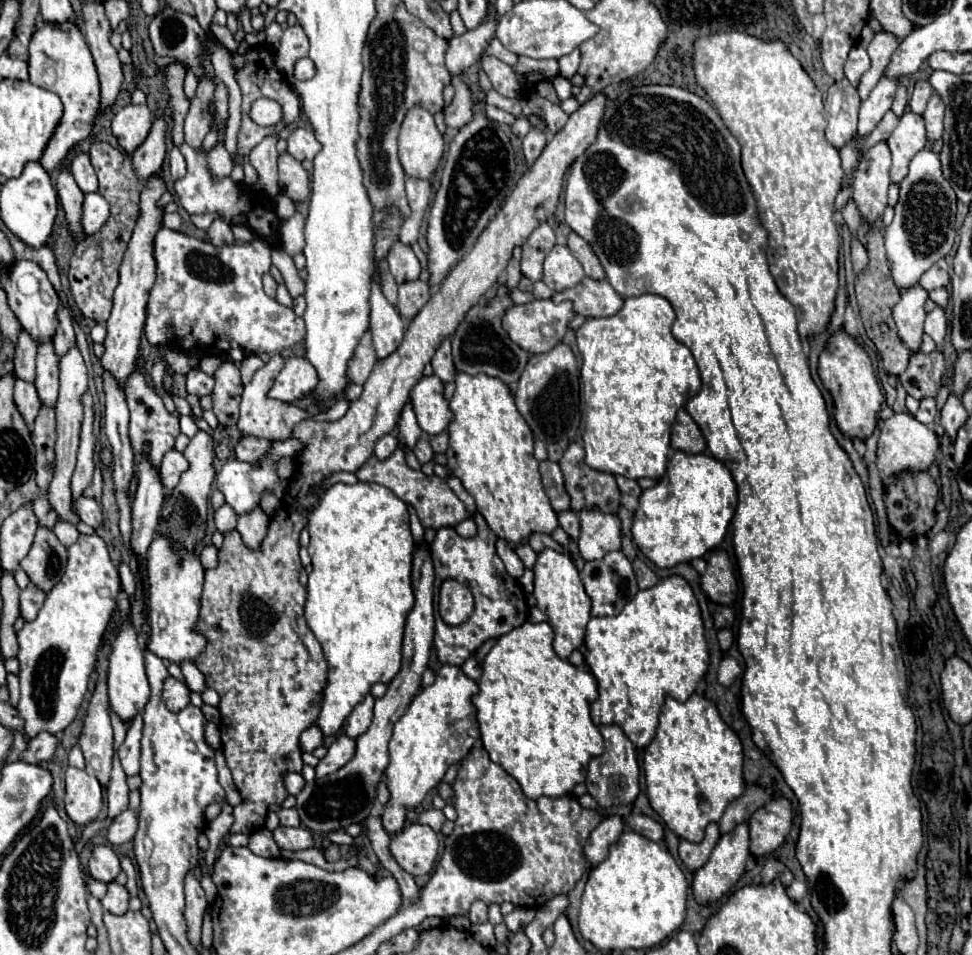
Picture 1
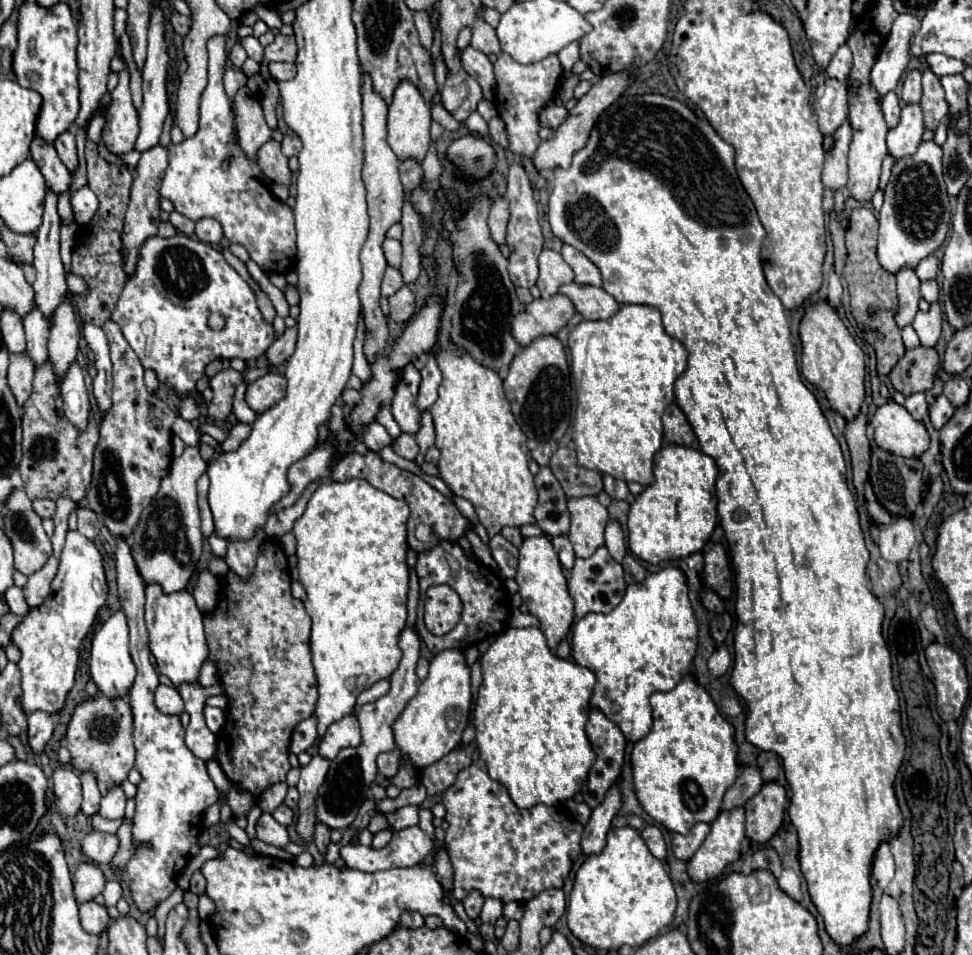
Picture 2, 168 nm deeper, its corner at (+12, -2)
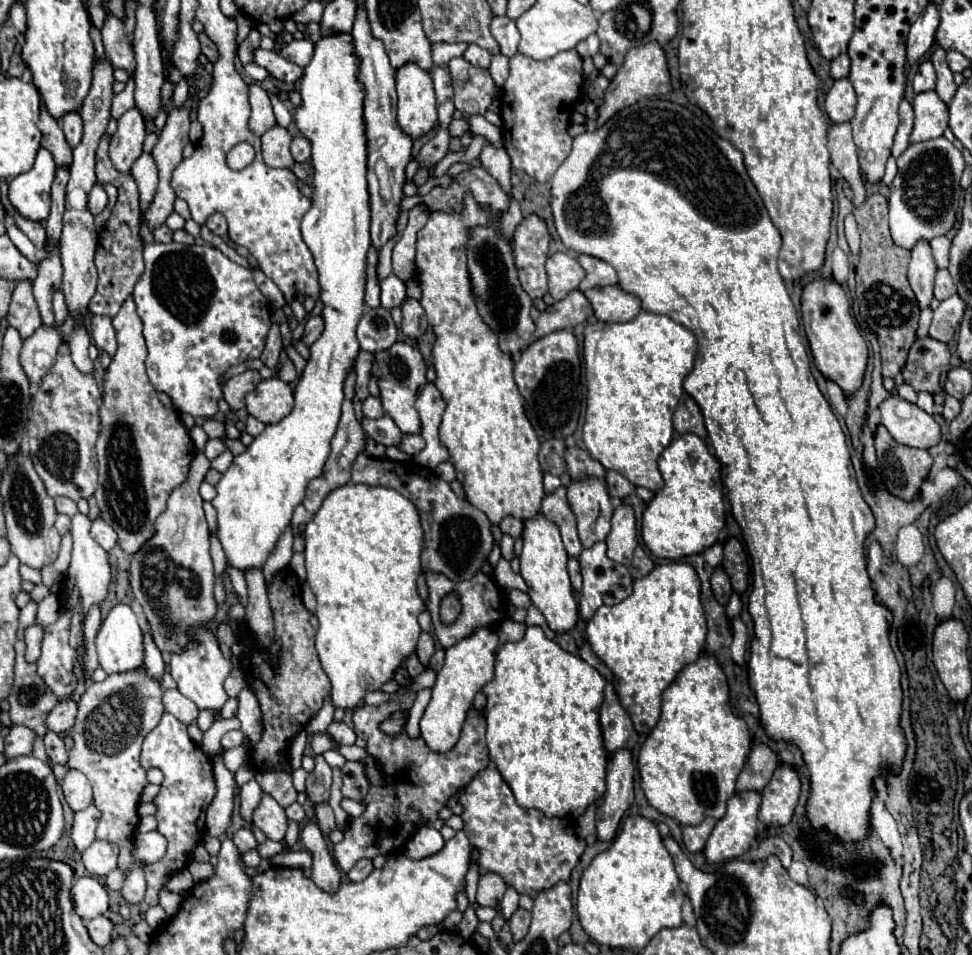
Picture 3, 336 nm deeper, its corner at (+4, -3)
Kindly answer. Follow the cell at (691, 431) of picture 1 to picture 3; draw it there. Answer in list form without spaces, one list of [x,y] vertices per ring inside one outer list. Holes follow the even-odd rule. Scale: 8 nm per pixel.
[[[683,395],[681,401],[679,401],[679,407],[675,409],[673,413],[673,427],[677,433],[693,433],[701,439],[707,437],[707,429],[705,429],[705,423],[703,423],[703,415],[697,407],[697,403],[689,397],[689,395]]]

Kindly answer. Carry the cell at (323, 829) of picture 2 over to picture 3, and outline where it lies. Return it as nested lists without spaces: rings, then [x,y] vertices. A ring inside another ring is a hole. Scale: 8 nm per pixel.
[[[327,803],[317,805],[317,807],[315,807],[315,815],[317,815],[319,827],[321,827],[321,831],[323,831],[325,835],[337,829],[337,825],[335,825],[335,817],[333,817],[333,811],[331,811],[331,807],[329,807]]]

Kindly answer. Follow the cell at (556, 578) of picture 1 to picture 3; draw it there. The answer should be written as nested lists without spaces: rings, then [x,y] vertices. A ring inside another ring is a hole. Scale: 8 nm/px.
[[[541,513],[529,521],[525,521],[523,529],[523,551],[519,555],[521,561],[521,577],[529,587],[529,597],[533,605],[543,613],[549,623],[549,629],[555,633],[567,633],[577,623],[577,601],[573,597],[573,587],[567,575],[567,551],[563,547],[559,529],[547,521]]]

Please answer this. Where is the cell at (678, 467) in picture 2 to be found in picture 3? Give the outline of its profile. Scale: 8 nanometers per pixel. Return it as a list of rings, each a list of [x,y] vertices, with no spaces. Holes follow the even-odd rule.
[[[687,433],[673,439],[661,453],[659,471],[665,485],[649,501],[641,521],[641,539],[645,547],[659,559],[675,561],[703,553],[717,541],[725,523],[721,463],[697,435]]]

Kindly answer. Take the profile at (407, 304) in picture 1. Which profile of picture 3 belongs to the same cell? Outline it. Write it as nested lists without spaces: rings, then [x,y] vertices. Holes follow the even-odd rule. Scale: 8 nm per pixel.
[[[405,299],[401,303],[401,311],[403,311],[403,321],[401,321],[401,331],[407,337],[421,337],[427,329],[427,317],[425,311],[421,307],[421,303],[417,299]]]

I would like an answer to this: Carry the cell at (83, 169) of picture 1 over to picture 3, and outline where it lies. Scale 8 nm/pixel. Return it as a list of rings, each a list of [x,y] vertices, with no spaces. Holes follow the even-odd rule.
[[[69,113],[61,119],[61,129],[65,133],[65,139],[69,143],[71,149],[75,149],[83,137],[83,121],[79,117],[79,113]]]

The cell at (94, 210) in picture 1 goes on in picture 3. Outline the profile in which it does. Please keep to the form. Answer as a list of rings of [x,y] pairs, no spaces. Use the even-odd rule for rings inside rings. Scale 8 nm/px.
[[[95,185],[89,193],[89,211],[93,215],[99,215],[105,209],[105,205],[107,205],[107,193],[103,191],[101,185]]]

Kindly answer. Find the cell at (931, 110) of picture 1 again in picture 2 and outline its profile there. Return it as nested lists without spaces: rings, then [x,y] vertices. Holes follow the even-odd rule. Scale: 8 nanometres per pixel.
[[[931,70],[923,72],[923,98],[921,98],[921,108],[925,116],[925,126],[929,130],[935,130],[947,116],[949,106],[945,100],[945,90],[939,82],[939,76],[933,74]]]

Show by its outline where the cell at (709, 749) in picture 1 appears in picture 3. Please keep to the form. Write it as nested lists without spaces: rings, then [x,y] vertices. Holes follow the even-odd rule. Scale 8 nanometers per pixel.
[[[701,655],[663,691],[661,719],[639,751],[637,765],[641,773],[641,787],[649,805],[667,817],[673,817],[681,825],[699,825],[705,817],[725,817],[727,801],[735,793],[735,781],[747,761],[749,749],[751,735],[747,723],[735,715],[729,705],[729,687],[719,663],[709,655]]]

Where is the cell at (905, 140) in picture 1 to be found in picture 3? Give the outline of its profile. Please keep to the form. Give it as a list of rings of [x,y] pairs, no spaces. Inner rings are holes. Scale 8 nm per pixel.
[[[935,91],[915,95],[913,111],[915,111],[915,125],[909,143],[935,139],[943,135],[943,131],[947,129],[947,121],[949,121],[947,105],[937,97]]]

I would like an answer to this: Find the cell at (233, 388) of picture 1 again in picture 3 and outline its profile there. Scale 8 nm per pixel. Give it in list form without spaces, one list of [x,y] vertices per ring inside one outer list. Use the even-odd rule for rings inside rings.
[[[249,369],[241,375],[235,375],[225,383],[223,399],[229,403],[229,407],[233,411],[243,409],[245,407],[245,393],[253,391],[259,381],[261,381],[261,377],[259,377],[259,371],[255,371],[255,369]]]

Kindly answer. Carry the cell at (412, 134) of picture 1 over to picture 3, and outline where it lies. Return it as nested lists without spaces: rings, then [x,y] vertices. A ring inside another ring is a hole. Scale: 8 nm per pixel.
[[[415,63],[397,69],[399,111],[397,123],[411,139],[419,139],[433,131],[437,123],[437,103],[431,75]]]

